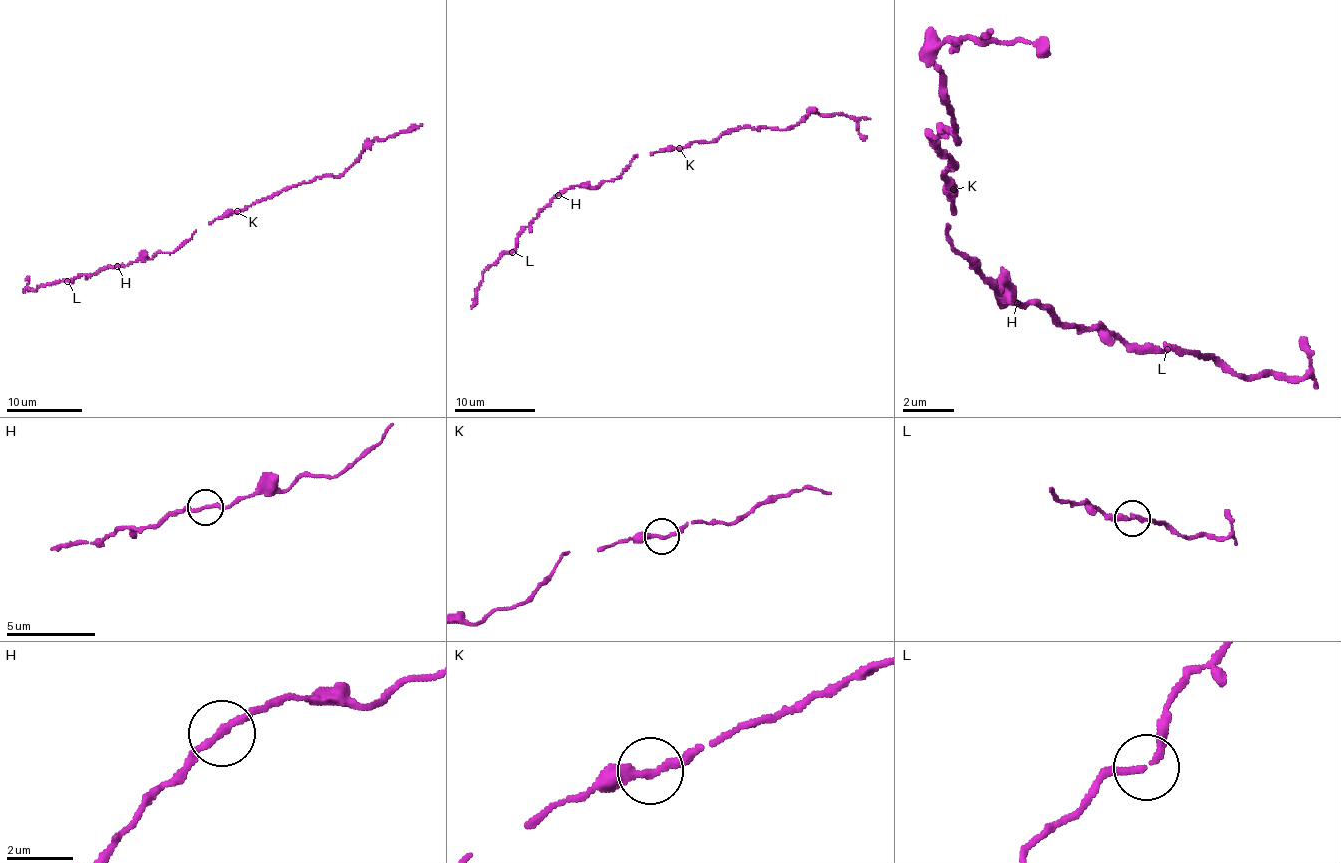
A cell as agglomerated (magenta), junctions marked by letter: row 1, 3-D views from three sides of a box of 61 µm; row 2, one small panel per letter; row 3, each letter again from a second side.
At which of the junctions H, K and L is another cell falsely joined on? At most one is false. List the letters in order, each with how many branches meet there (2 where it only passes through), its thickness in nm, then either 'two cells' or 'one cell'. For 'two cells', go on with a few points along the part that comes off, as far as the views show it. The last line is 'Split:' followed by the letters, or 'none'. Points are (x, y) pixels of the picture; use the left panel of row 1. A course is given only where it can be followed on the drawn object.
H: 2 branches meet; 200 nm thick; one cell
K: 2 branches meet; 240 nm thick; one cell
L: 2 branches meet; 220 nm thick; one cell
Split: none

